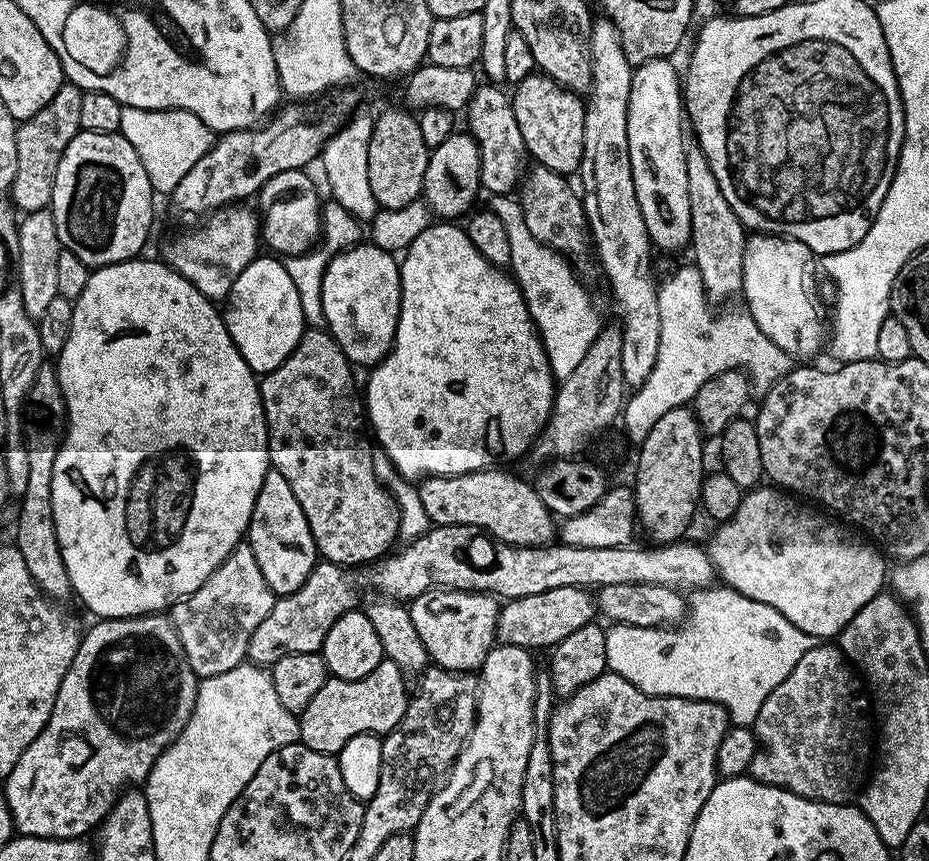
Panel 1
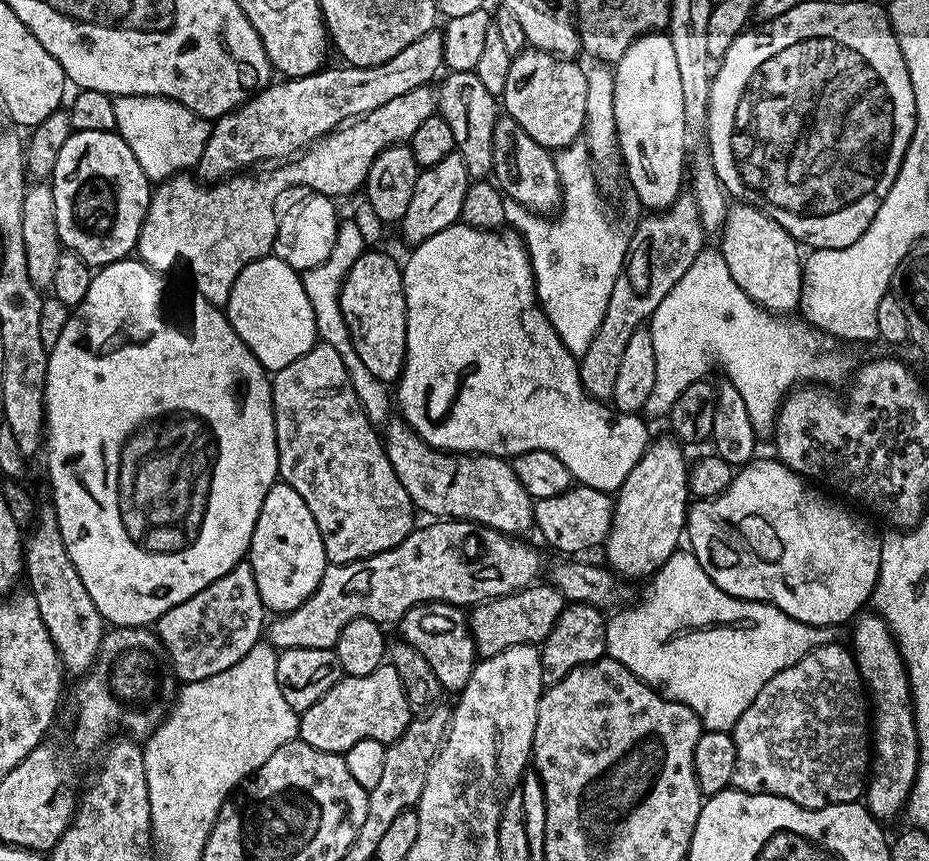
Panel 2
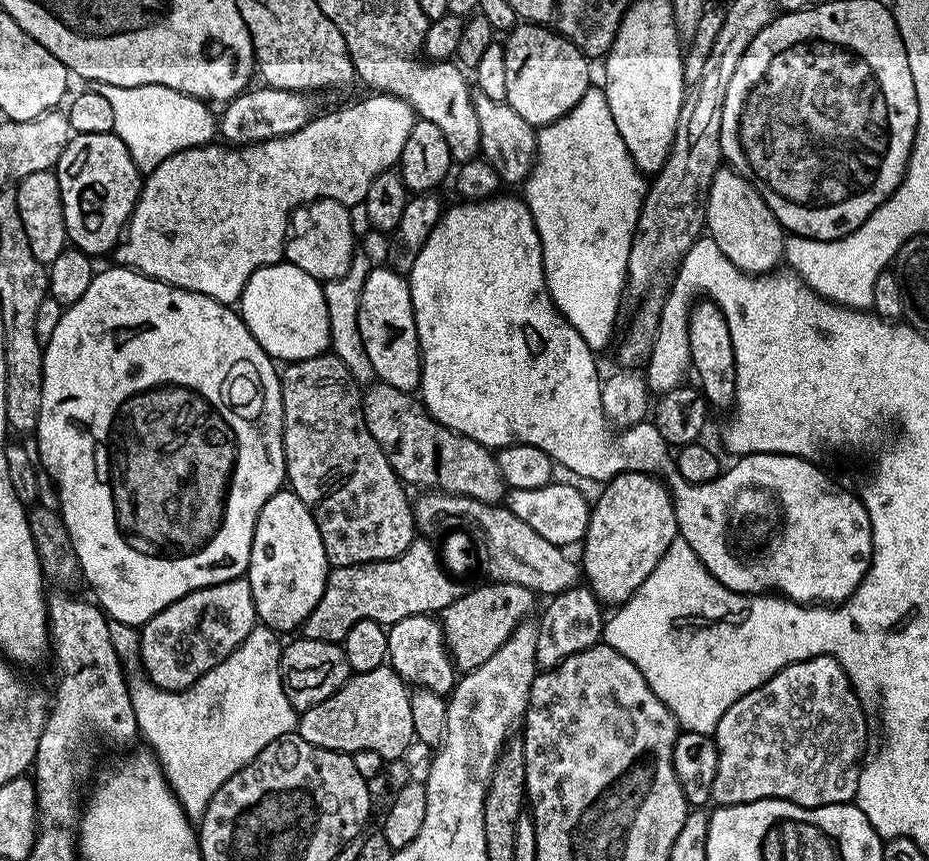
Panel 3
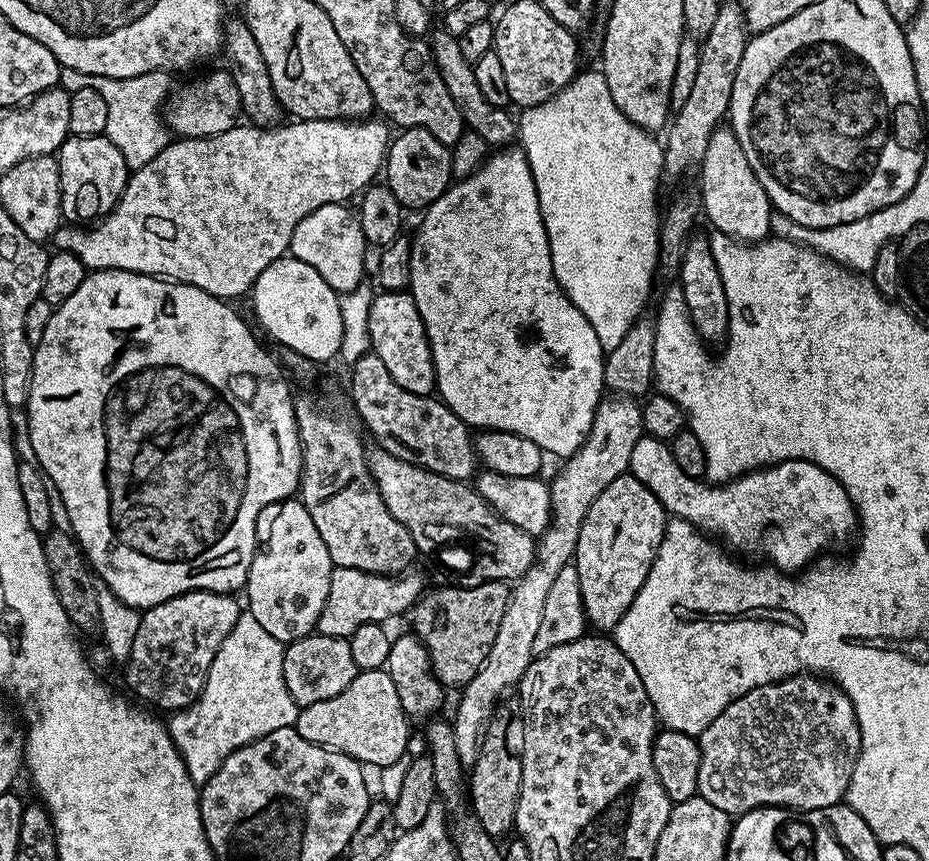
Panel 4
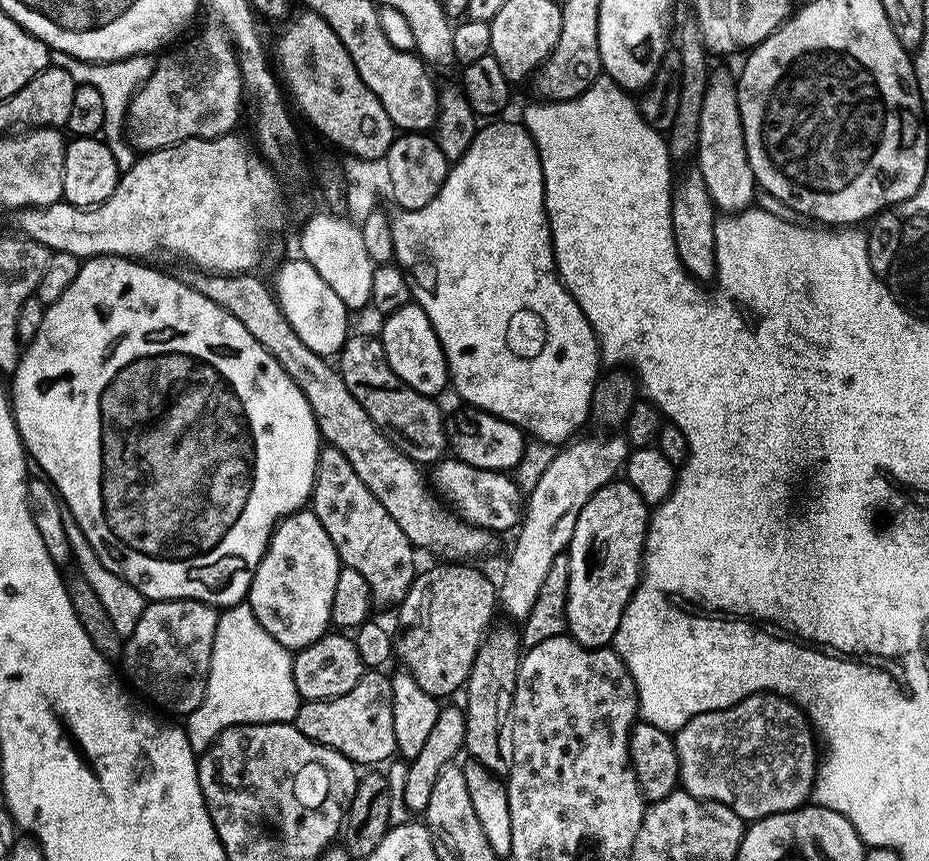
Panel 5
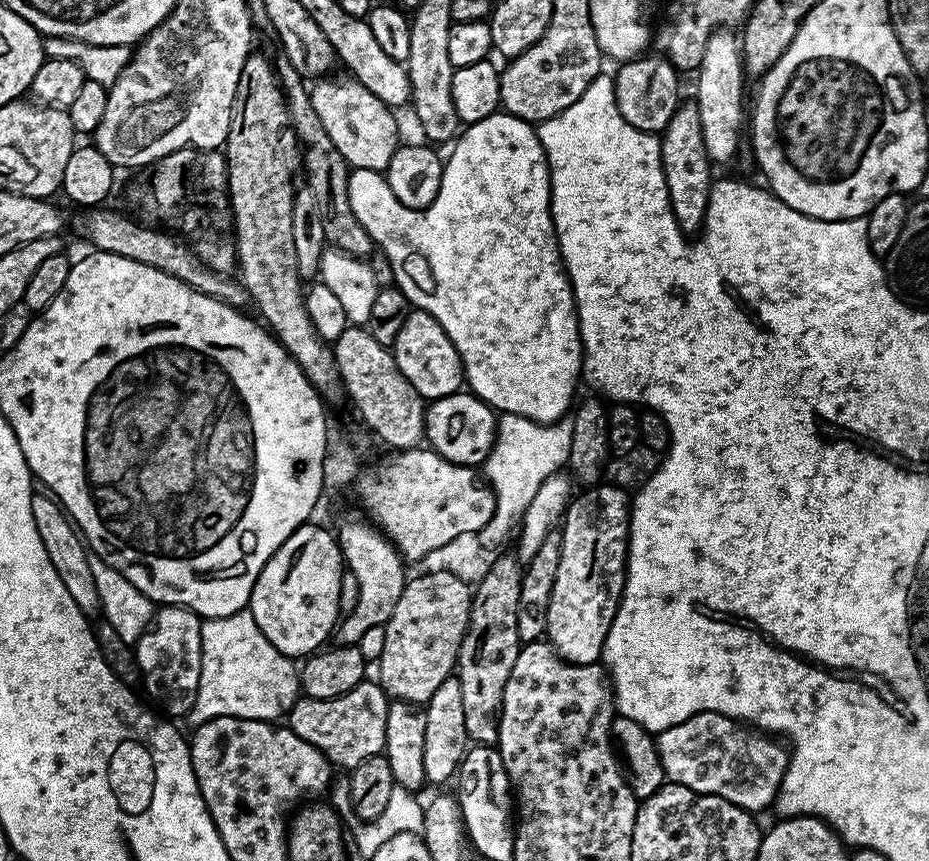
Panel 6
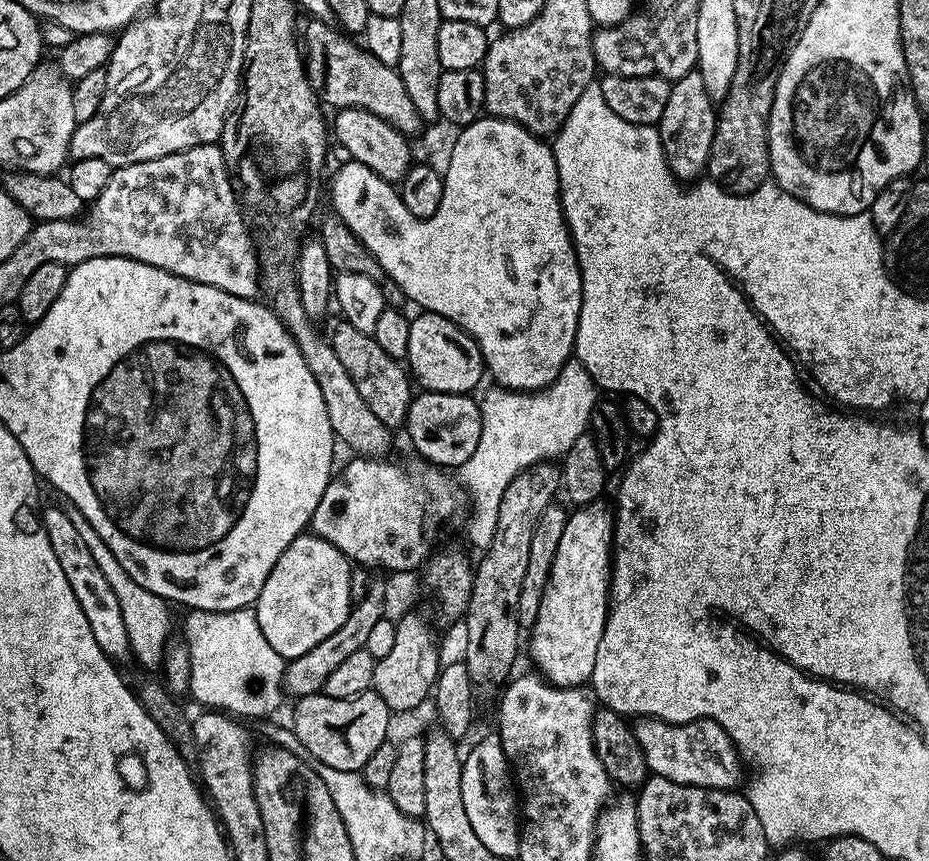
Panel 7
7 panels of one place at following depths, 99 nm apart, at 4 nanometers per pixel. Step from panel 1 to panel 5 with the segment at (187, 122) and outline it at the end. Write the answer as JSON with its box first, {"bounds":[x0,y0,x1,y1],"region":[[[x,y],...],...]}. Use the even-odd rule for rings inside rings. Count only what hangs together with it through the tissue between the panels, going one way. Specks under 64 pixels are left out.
{"bounds":[54,52,156,170],"region":[[[61,52],[55,53],[54,64],[57,68],[65,68],[78,84],[89,84],[102,94],[102,102],[106,106],[106,118],[104,119],[103,139],[108,148],[114,154],[114,162],[121,170],[134,166],[138,153],[131,143],[122,135],[122,125],[126,120],[128,103],[132,101],[143,81],[150,78],[150,74],[156,69],[156,60],[151,55],[131,56],[125,60],[111,60],[109,64],[94,64],[91,60],[79,60],[73,56],[67,56]]]}

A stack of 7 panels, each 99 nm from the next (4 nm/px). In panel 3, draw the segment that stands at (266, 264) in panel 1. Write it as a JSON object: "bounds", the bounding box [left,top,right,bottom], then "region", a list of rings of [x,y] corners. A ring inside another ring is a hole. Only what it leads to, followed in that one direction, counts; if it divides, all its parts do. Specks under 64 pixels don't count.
{"bounds":[238,261,331,364],"region":[[[288,261],[256,270],[243,288],[238,311],[255,340],[275,361],[289,364],[320,356],[331,345],[329,310],[321,281]]]}

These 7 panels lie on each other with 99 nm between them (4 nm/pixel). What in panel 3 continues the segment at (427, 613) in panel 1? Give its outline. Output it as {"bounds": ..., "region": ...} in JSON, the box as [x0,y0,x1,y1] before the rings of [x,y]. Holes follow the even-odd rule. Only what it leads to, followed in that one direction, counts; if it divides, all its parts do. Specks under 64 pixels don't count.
{"bounds":[387,614,458,697],"region":[[[414,614],[394,622],[388,629],[387,663],[409,686],[419,686],[434,690],[447,697],[456,687],[458,669],[448,655],[448,646],[444,642],[444,628],[435,615]]]}

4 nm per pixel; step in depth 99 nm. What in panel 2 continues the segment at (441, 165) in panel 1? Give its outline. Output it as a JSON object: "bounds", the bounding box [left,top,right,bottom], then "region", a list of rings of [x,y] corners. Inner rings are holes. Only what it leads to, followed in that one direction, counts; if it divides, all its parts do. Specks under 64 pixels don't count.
{"bounds":[398,150,469,246],"region":[[[455,150],[446,158],[442,158],[442,162],[434,162],[434,166],[421,171],[420,177],[414,182],[414,195],[410,197],[410,207],[406,209],[406,214],[398,225],[398,231],[404,235],[408,246],[426,242],[426,238],[434,238],[434,234],[459,221],[469,183],[466,162]]]}

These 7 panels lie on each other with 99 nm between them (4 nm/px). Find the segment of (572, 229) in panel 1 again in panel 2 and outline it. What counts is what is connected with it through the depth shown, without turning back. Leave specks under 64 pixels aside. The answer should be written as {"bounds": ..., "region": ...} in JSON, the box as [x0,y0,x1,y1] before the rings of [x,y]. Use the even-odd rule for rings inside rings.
{"bounds":[494,114,560,214],"region":[[[506,114],[501,115],[494,126],[494,183],[505,197],[515,204],[526,206],[530,212],[552,214],[560,207],[560,179],[556,169],[556,157],[549,149],[538,146],[526,130],[522,130]]]}

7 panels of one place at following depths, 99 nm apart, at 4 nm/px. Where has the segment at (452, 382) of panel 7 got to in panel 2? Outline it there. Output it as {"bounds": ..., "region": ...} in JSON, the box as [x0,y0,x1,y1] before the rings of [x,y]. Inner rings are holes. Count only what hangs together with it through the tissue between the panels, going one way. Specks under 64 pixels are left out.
{"bounds":[340,250,406,382],"region":[[[366,250],[354,262],[350,268],[350,274],[346,274],[346,282],[342,286],[340,295],[342,306],[342,318],[346,318],[346,330],[350,334],[350,342],[354,350],[358,350],[358,358],[369,368],[374,378],[385,382],[399,381],[404,369],[406,358],[406,298],[404,297],[404,274],[401,265],[396,264],[392,256],[384,252],[372,252]]]}

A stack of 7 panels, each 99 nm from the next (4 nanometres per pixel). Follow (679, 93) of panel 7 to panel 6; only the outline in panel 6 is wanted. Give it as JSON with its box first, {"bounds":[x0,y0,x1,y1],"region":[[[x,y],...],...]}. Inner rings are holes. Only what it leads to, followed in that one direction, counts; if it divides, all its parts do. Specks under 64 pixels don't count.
{"bounds":[660,102,714,234],"region":[[[694,102],[681,103],[665,126],[660,136],[660,157],[670,206],[678,226],[686,234],[699,233],[708,209],[708,194],[714,183],[714,164],[708,159],[706,142],[702,140],[702,118],[698,118],[698,106]]]}

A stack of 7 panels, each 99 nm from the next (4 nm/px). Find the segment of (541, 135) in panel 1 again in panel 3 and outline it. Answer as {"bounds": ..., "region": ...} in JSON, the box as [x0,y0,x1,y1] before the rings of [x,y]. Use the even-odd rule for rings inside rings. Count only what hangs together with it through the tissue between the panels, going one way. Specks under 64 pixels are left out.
{"bounds":[503,22,593,126],"region":[[[527,22],[517,23],[516,27],[507,33],[503,46],[506,54],[506,100],[511,108],[518,110],[518,114],[522,114],[522,118],[526,118],[526,122],[533,126],[552,124],[570,110],[574,110],[582,94],[586,94],[586,90],[593,83],[592,72],[588,69],[589,57],[584,56],[578,46],[574,46],[551,27]]]}

